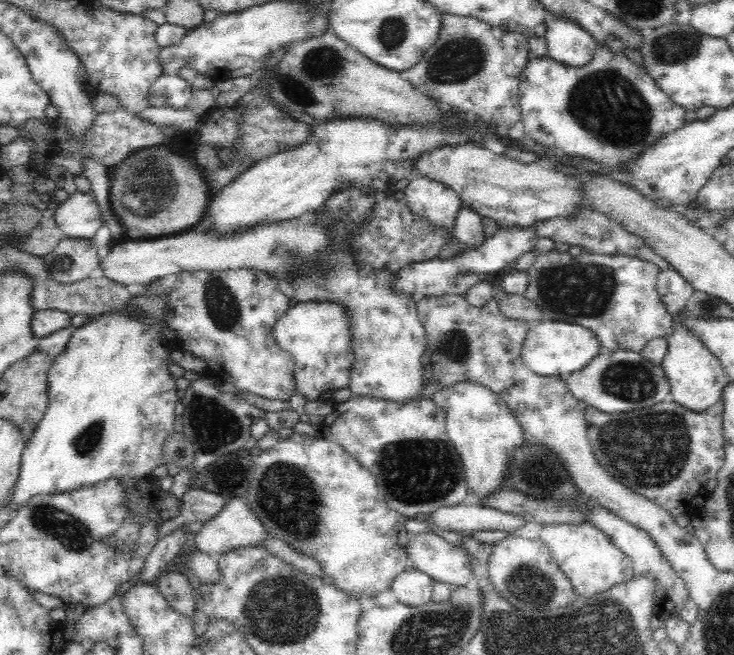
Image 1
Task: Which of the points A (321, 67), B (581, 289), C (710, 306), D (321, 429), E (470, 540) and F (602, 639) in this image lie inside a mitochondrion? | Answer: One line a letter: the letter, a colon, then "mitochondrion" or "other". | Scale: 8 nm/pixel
A: mitochondrion
B: mitochondrion
C: mitochondrion
D: other
E: other
F: mitochondrion

